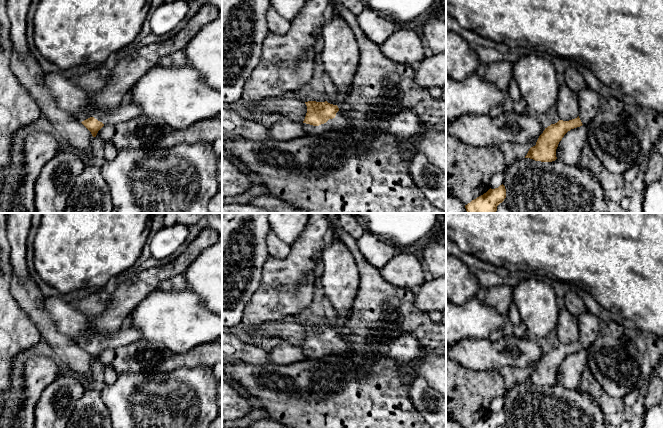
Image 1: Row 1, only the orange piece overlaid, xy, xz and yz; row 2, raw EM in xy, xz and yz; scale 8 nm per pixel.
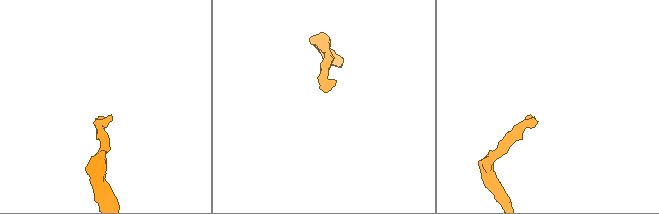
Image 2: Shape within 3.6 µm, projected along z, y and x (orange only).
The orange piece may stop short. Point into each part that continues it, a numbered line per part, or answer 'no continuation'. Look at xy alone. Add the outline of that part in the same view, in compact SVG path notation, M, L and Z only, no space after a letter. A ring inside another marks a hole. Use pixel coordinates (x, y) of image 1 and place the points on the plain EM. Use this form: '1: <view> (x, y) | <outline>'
1: xy (68, 321) | M44 296L43 309L52 319L58 331L69 336L80 346L94 341L104 349L118 348L141 340L140 333L129 326L109 334L94 331L89 324L89 318L77 311L62 296Z

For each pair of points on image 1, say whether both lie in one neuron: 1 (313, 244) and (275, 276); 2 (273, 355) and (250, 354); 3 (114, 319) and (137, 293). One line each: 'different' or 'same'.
1: same
2: different
3: same

